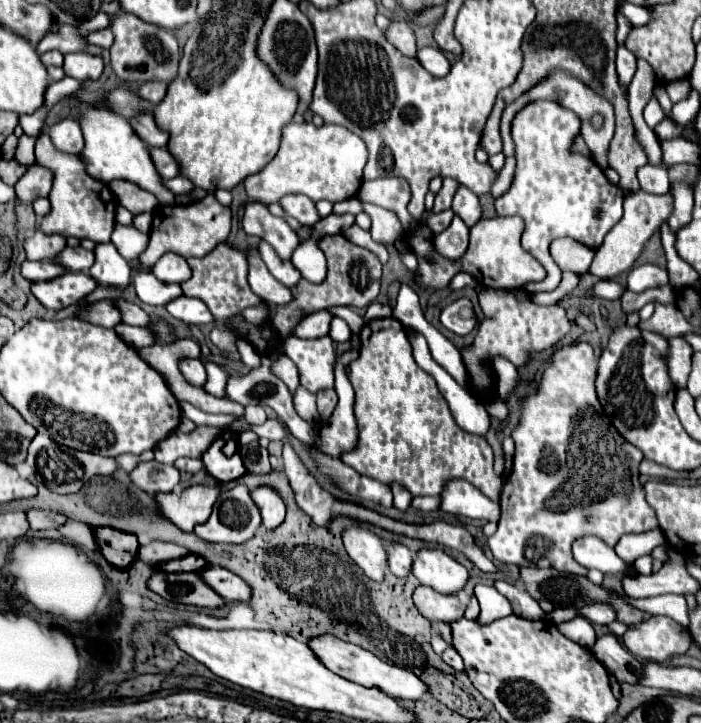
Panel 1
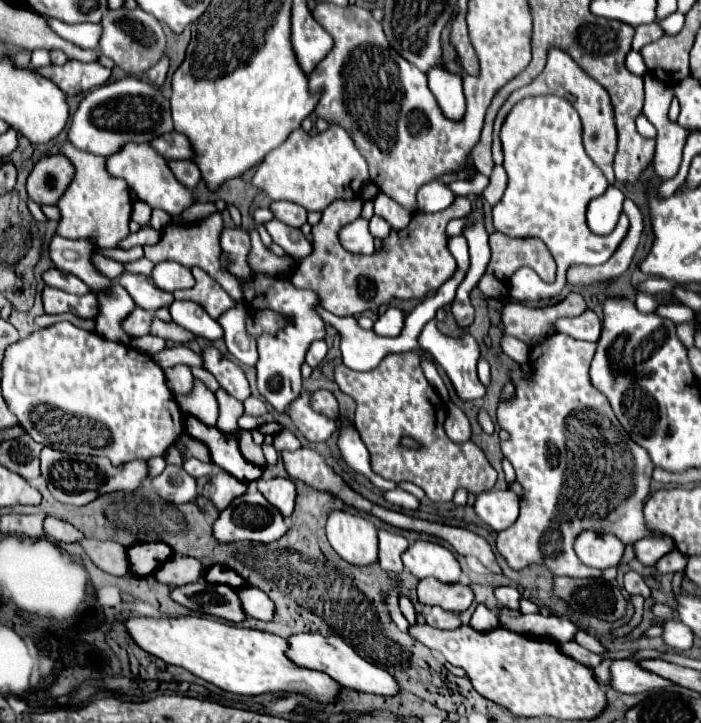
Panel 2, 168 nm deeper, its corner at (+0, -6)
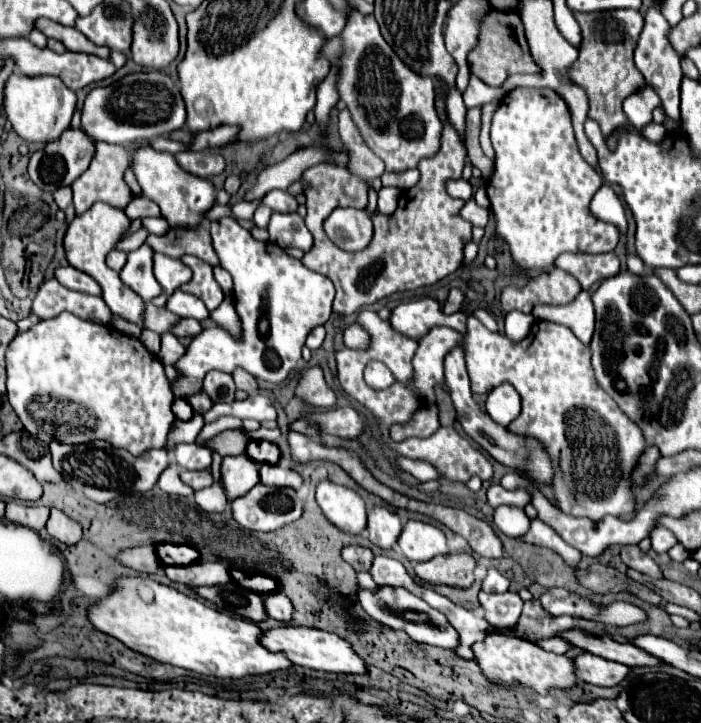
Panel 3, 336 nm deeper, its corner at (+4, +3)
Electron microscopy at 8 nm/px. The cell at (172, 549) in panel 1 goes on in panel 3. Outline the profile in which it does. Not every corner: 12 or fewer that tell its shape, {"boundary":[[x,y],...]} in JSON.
{"boundary":[[226,562],[166,566],[172,582],[190,588],[232,582]]}

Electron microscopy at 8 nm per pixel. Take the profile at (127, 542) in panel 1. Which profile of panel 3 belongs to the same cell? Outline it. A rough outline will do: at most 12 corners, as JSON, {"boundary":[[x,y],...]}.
{"boundary":[[158,544],[164,566],[190,566],[200,552],[184,544]]}

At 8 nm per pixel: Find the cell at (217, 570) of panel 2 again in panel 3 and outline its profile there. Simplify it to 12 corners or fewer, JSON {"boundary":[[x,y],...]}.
{"boundary":[[232,570],[232,578],[258,594],[278,590],[276,578]]}

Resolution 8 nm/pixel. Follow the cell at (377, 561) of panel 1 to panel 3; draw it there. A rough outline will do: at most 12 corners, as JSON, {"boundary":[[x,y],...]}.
{"boundary":[[322,480],[316,502],[338,530],[366,528],[366,506],[354,490]]}

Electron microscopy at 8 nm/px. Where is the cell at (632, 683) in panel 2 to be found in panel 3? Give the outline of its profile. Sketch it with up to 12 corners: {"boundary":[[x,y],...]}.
{"boundary":[[574,658],[578,680],[594,686],[616,686],[628,666],[596,658]]}

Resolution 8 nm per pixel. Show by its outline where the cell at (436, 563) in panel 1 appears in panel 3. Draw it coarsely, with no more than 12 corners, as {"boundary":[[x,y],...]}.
{"boundary":[[420,520],[404,524],[398,546],[412,562],[448,554],[444,532]]}

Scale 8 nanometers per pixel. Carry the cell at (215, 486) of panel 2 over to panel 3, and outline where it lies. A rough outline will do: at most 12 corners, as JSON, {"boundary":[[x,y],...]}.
{"boundary":[[248,454],[226,456],[222,482],[228,500],[260,482]]}

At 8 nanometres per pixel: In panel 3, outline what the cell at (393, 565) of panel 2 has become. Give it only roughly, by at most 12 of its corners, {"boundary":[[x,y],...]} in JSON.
{"boundary":[[384,506],[368,512],[370,542],[392,550],[402,522]]}

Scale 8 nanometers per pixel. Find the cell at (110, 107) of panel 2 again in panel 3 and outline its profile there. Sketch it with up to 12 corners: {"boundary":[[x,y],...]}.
{"boundary":[[158,70],[94,88],[82,130],[132,144],[186,126],[176,82]]}

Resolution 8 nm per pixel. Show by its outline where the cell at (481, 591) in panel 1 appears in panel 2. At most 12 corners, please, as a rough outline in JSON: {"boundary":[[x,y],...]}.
{"boundary":[[494,609],[500,627],[564,643],[576,625],[563,617]]}

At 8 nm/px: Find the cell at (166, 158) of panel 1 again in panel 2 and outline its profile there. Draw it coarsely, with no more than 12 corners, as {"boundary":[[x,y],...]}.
{"boundary":[[172,159],[168,167],[188,189],[200,181],[200,169],[190,159]]}

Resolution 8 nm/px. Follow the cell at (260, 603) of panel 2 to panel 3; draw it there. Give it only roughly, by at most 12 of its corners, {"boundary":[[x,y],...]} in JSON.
{"boundary":[[268,594],[268,616],[292,620],[292,602],[286,594]]}

